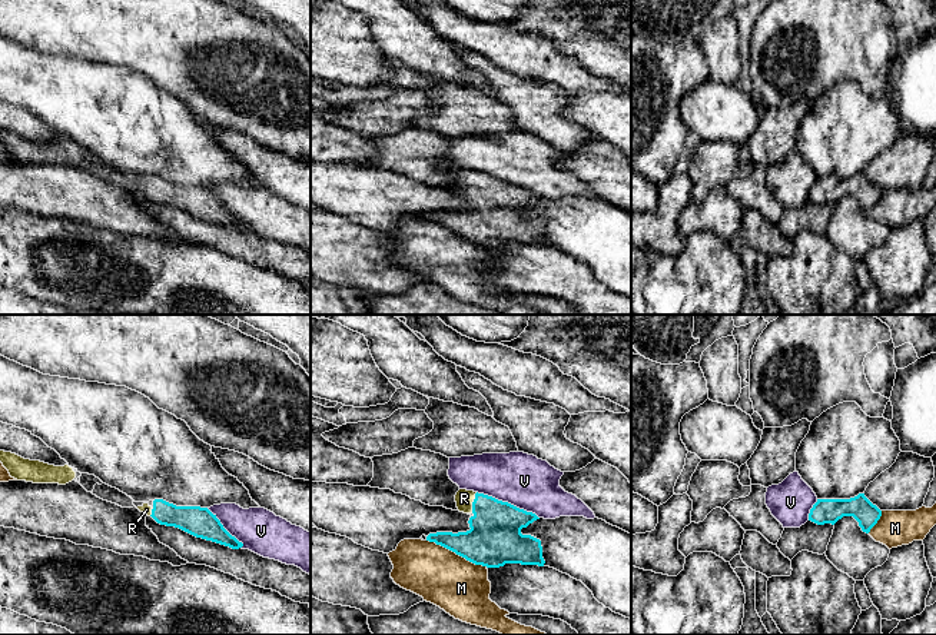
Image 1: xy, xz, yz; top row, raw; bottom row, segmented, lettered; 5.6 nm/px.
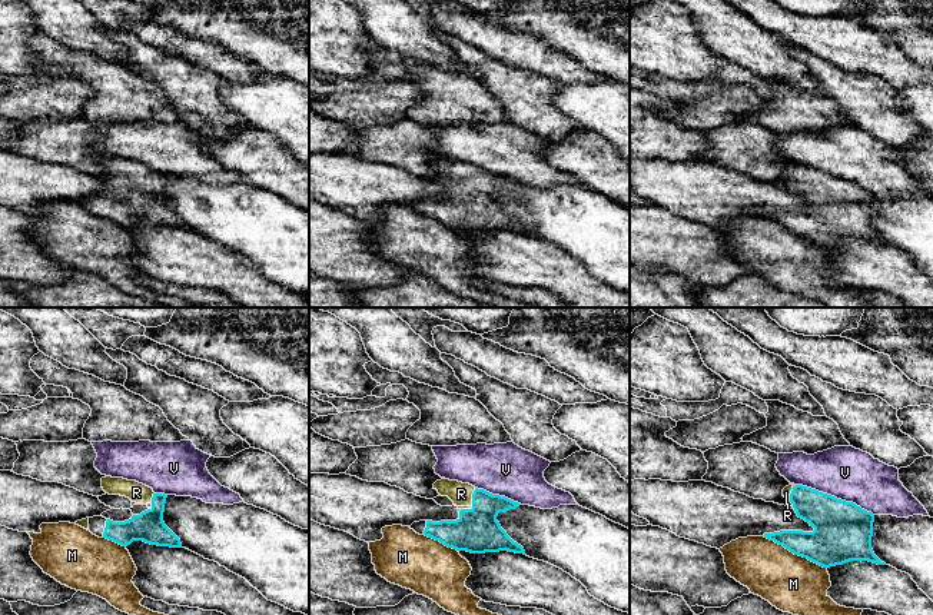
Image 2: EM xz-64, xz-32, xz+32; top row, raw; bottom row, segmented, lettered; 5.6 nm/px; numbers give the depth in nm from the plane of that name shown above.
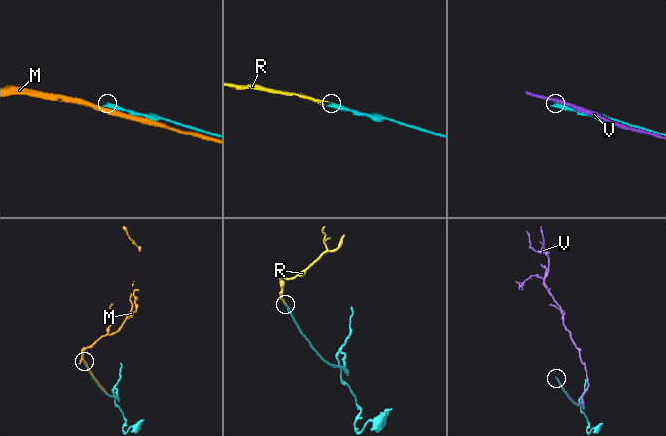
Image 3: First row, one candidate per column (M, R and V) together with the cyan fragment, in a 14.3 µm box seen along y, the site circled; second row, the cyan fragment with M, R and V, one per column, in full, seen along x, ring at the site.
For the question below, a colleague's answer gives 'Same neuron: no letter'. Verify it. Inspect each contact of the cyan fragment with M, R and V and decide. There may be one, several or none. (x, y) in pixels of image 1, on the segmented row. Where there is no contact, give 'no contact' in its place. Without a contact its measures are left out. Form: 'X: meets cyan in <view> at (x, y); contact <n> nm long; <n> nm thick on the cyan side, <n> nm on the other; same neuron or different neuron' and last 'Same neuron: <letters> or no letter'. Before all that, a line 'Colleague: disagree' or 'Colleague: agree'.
Colleague: disagree
M: meets cyan in xz at (457, 554); contact 380 nm long; 300 nm thick on the cyan side, 320 nm on the other; different neuron
R: meets cyan in xz at (473, 502); contact 120 nm long; 300 nm thick on the cyan side, 100 nm on the other; same neuron
V: meets cyan in xz at (507, 502); contact 380 nm long; 300 nm thick on the cyan side, 300 nm on the other; different neuron
Same neuron: R

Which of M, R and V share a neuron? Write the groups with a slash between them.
M / R / V

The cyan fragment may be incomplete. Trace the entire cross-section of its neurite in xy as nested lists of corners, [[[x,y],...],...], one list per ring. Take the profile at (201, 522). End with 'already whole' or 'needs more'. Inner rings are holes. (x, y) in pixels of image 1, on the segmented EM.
[[[155,499],[152,506],[143,503],[137,509],[152,516],[160,525],[179,528],[196,538],[212,541],[232,549],[243,546],[208,508],[176,506],[163,499]]]; needs more

